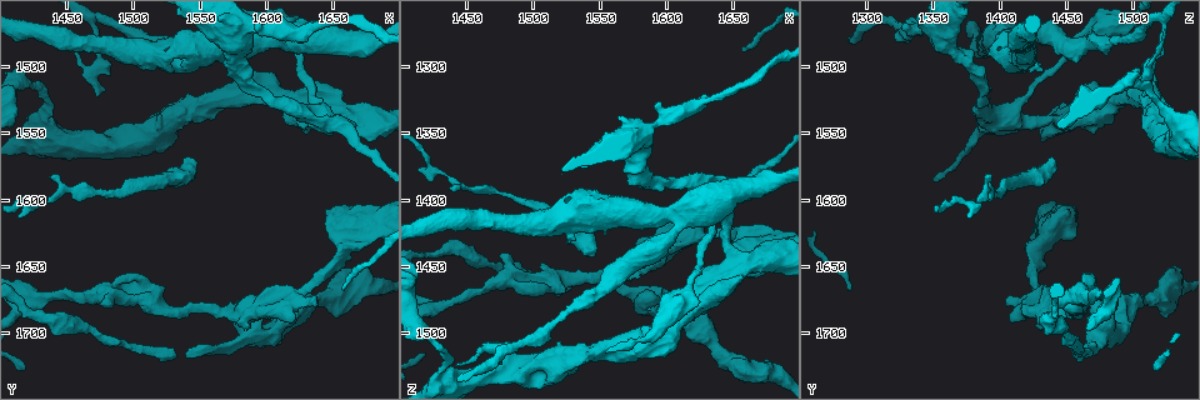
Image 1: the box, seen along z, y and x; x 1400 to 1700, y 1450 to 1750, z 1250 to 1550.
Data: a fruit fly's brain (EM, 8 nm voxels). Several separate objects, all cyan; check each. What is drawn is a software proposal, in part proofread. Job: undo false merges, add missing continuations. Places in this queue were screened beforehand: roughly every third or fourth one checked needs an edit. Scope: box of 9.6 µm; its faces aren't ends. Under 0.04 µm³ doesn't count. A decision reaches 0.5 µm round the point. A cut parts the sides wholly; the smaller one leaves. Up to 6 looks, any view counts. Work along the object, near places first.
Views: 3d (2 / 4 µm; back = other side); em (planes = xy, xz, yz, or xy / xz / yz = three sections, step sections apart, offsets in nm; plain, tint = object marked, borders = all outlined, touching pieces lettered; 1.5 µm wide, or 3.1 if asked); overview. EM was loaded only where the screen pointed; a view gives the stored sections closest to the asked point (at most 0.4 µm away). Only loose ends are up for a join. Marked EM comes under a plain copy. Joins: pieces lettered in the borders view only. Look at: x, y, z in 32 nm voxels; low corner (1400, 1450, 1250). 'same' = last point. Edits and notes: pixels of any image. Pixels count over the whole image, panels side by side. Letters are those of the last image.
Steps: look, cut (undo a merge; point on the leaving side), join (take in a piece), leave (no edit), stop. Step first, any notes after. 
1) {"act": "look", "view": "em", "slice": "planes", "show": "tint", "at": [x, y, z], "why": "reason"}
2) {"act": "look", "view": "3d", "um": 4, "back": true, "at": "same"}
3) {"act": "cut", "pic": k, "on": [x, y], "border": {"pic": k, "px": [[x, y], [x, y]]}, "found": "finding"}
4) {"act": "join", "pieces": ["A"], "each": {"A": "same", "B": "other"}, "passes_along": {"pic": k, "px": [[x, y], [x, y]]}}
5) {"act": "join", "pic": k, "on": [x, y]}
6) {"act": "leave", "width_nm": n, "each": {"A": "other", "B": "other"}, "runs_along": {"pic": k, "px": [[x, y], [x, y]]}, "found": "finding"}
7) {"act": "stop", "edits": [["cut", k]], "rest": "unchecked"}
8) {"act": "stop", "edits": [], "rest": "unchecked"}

{"act": "look", "view": "3d", "um": 2, "back": true, "at": [1544, 1566, 1440]}

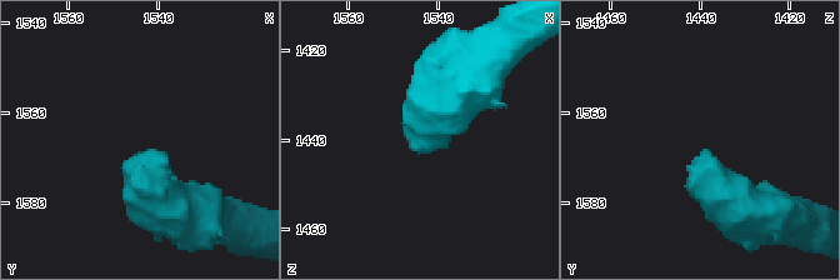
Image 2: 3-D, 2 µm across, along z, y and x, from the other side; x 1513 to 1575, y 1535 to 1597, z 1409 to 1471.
{"act": "look", "view": "em", "slice": "planes", "show": "borders", "at": [1542, 1567, 1439]}

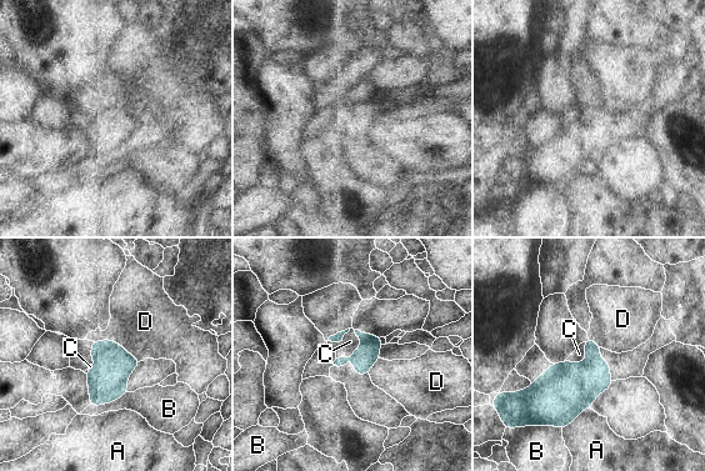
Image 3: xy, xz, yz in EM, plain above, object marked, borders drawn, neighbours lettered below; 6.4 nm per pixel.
{"act": "join", "pieces": ["C"], "each": {"A": "other", "B": "other", "C": "same", "D": "other"}, "passes_along": {"pic": 3, "px": [[363, 359], [354, 350], [350, 341]]}, "found": "the neuron continues"}

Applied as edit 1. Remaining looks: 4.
{"act": "look", "view": "overview", "why": "see it whole again"}

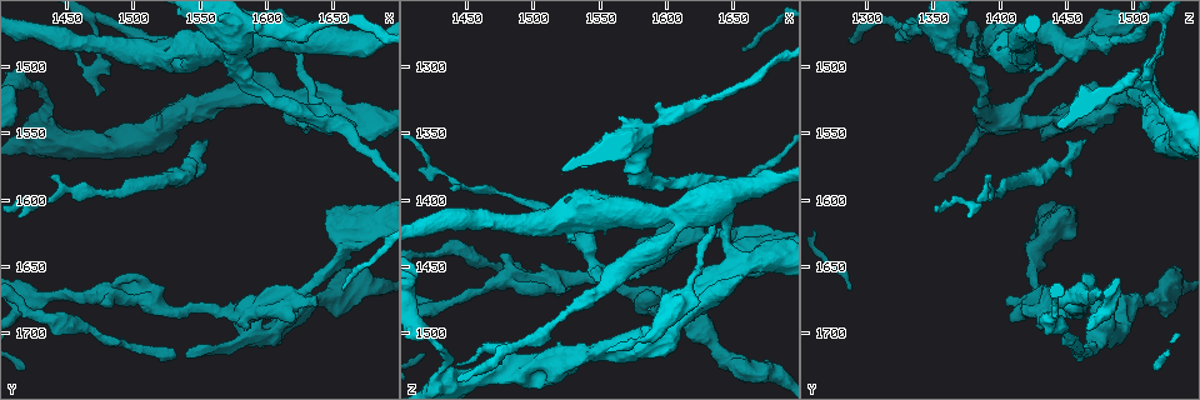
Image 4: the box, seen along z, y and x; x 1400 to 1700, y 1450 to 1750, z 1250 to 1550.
{"act": "look", "view": "em", "slice": "xy", "step": 4, "show": "tint", "at": [1484, 1596, 1398], "why": "a narrow waist"}

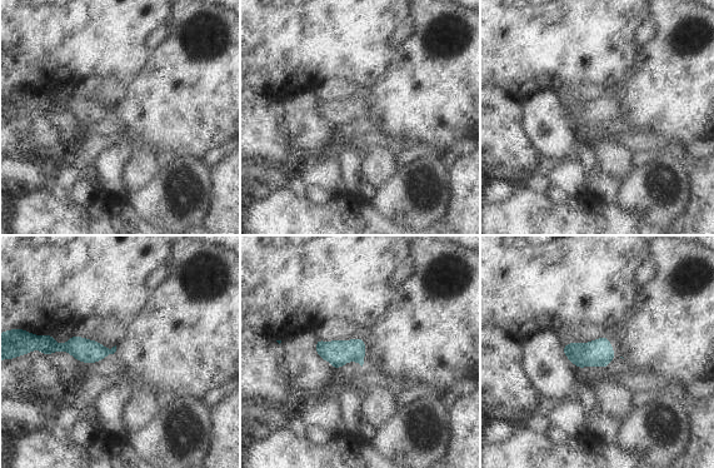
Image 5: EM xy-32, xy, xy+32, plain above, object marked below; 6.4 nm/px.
{"act": "look", "view": "em", "slice": "planes", "show": "borders", "at": "same"}

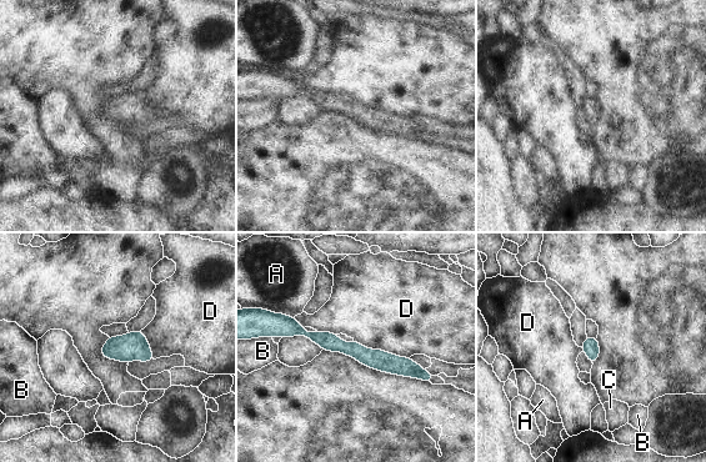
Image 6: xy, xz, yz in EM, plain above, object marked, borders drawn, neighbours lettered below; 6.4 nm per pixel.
{"act": "leave", "each": {"A": "other", "B": "other", "C": "other", "D": "other"}, "runs_along": {"pic": 6, "px": [[284, 334], [301, 331], [427, 375]]}, "found": "all the same neuron"}

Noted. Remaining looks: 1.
{"act": "stop", "edits": [["join", 3]], "rest": "unchecked"}

